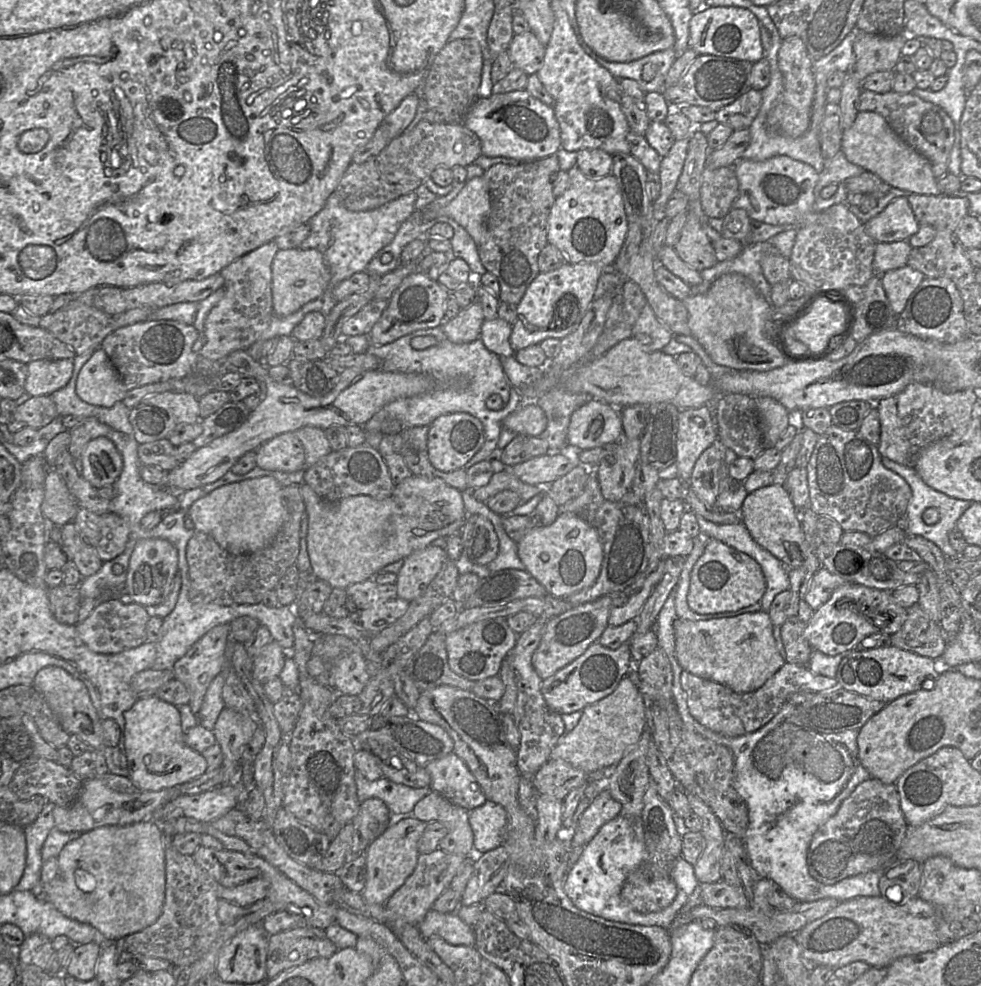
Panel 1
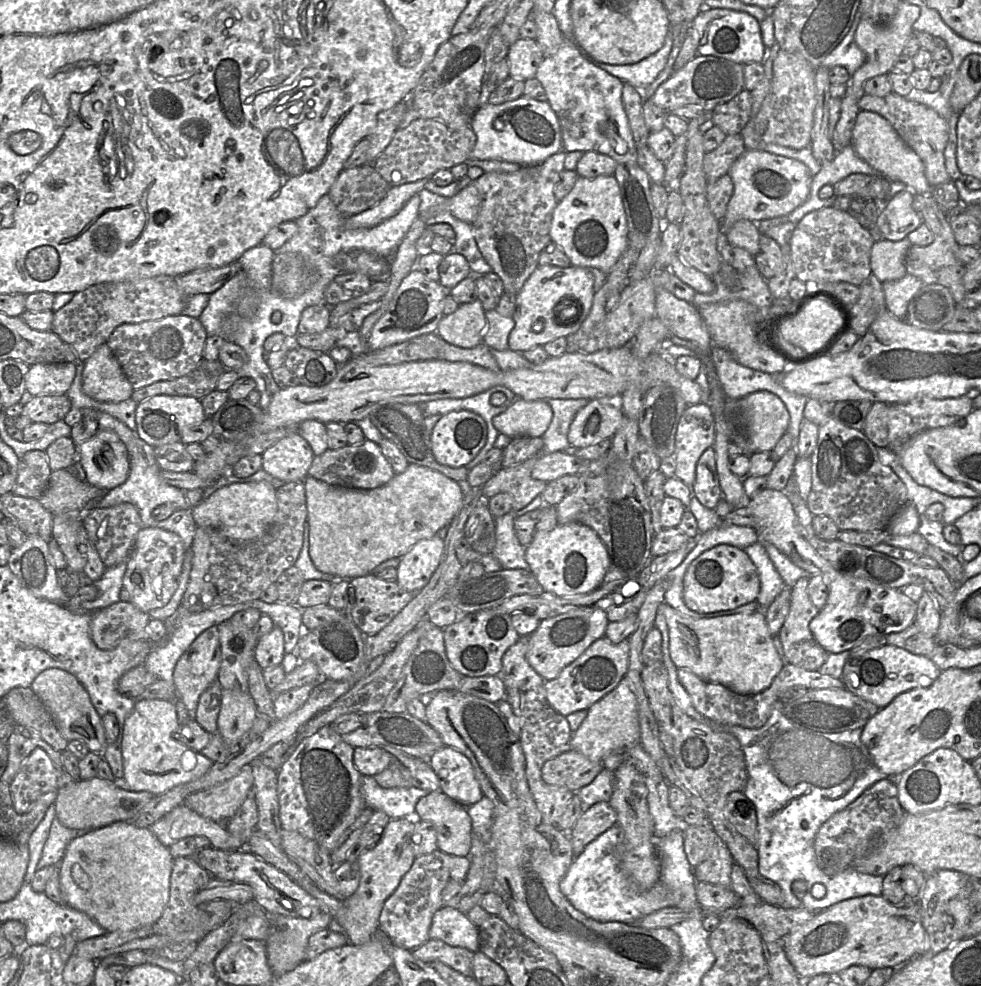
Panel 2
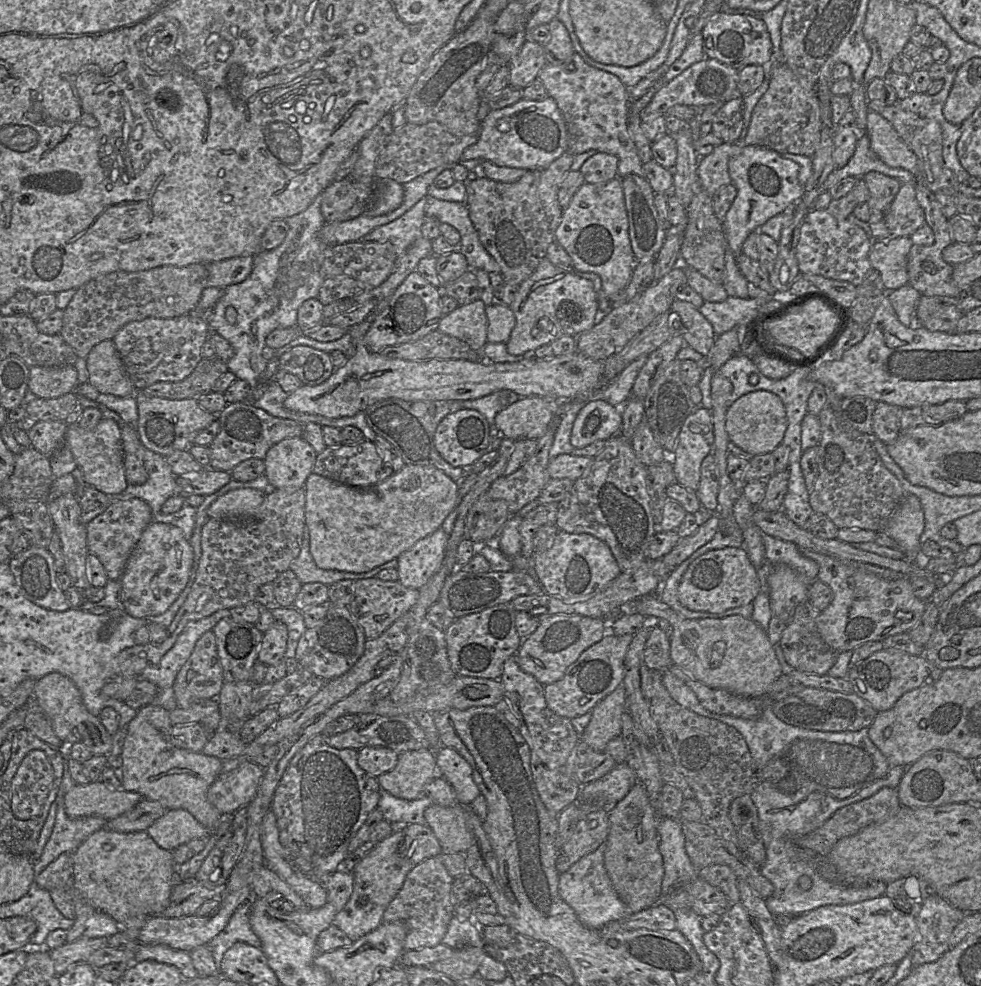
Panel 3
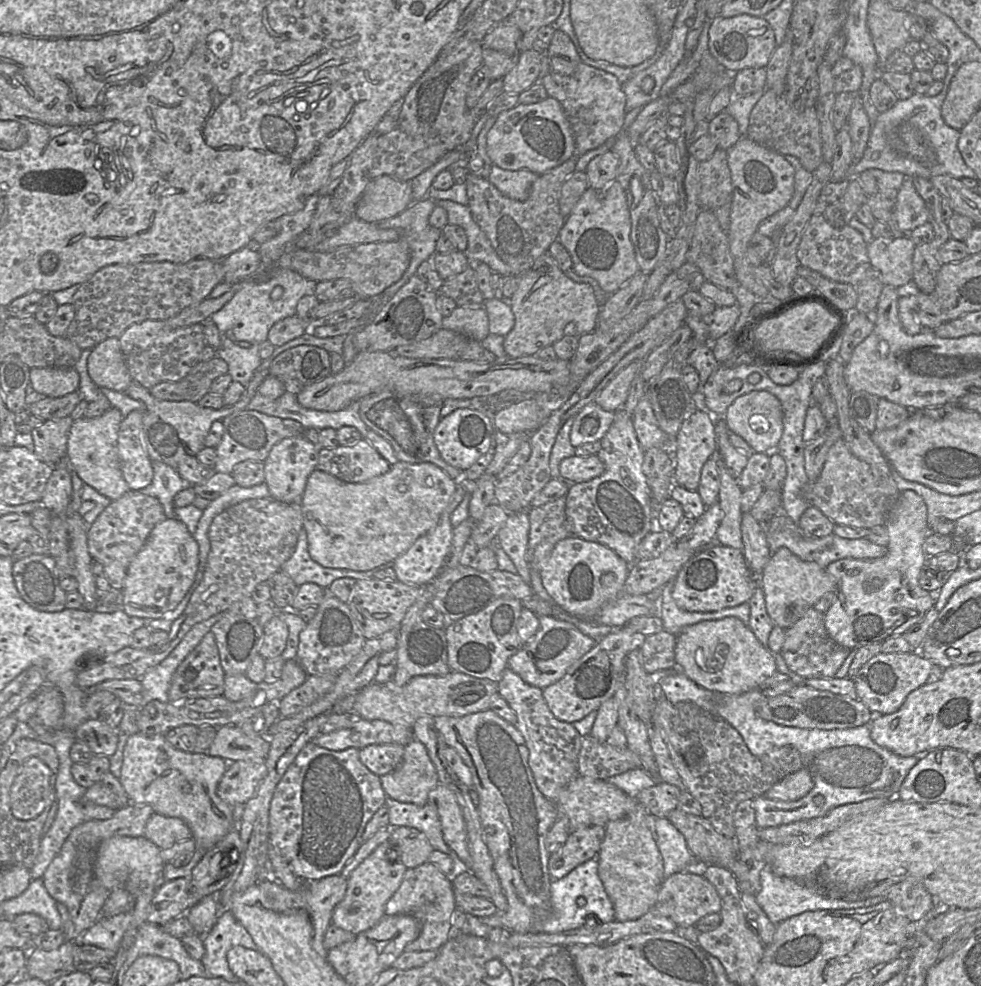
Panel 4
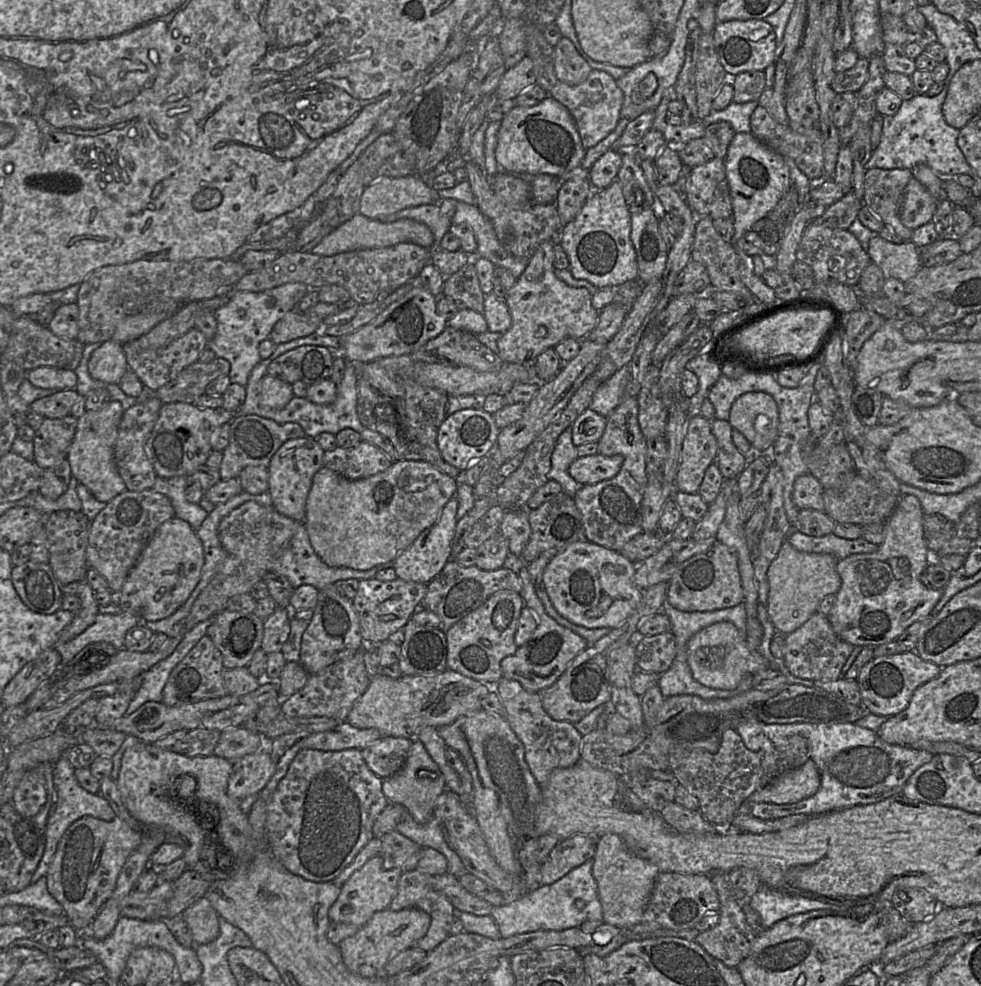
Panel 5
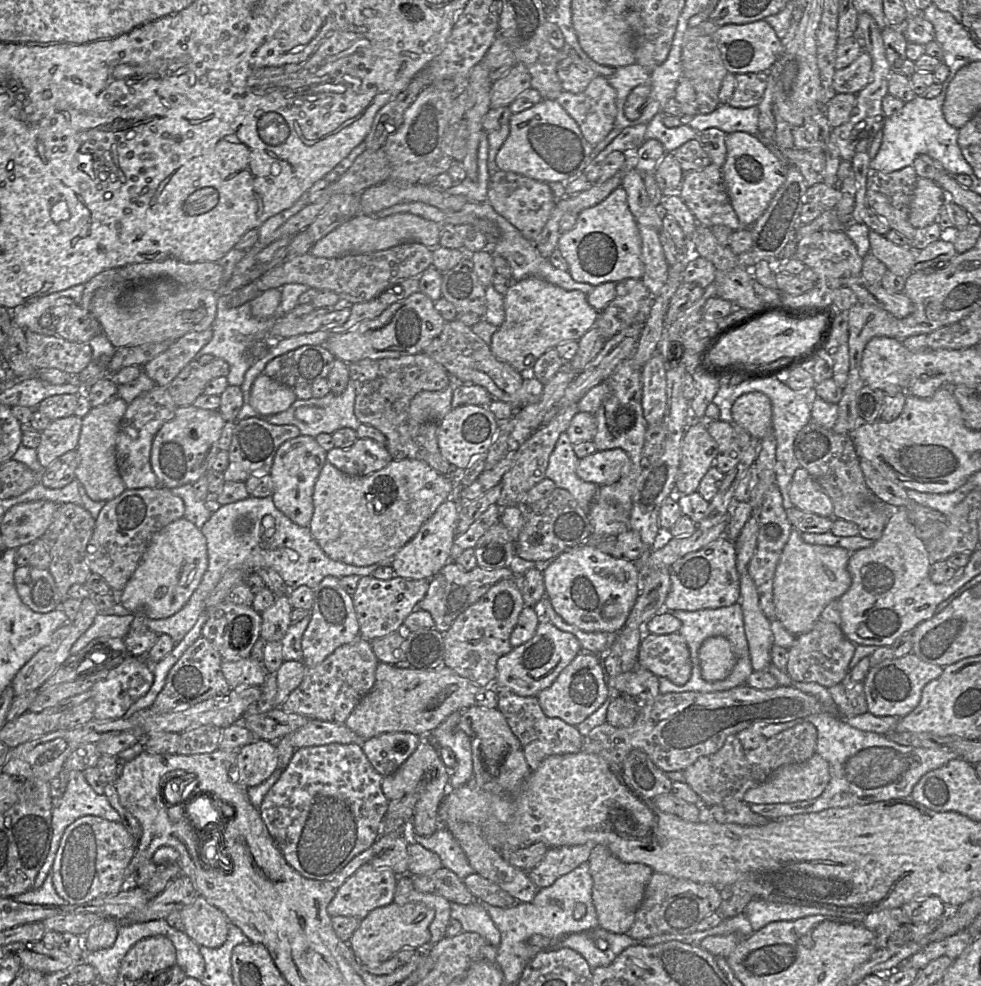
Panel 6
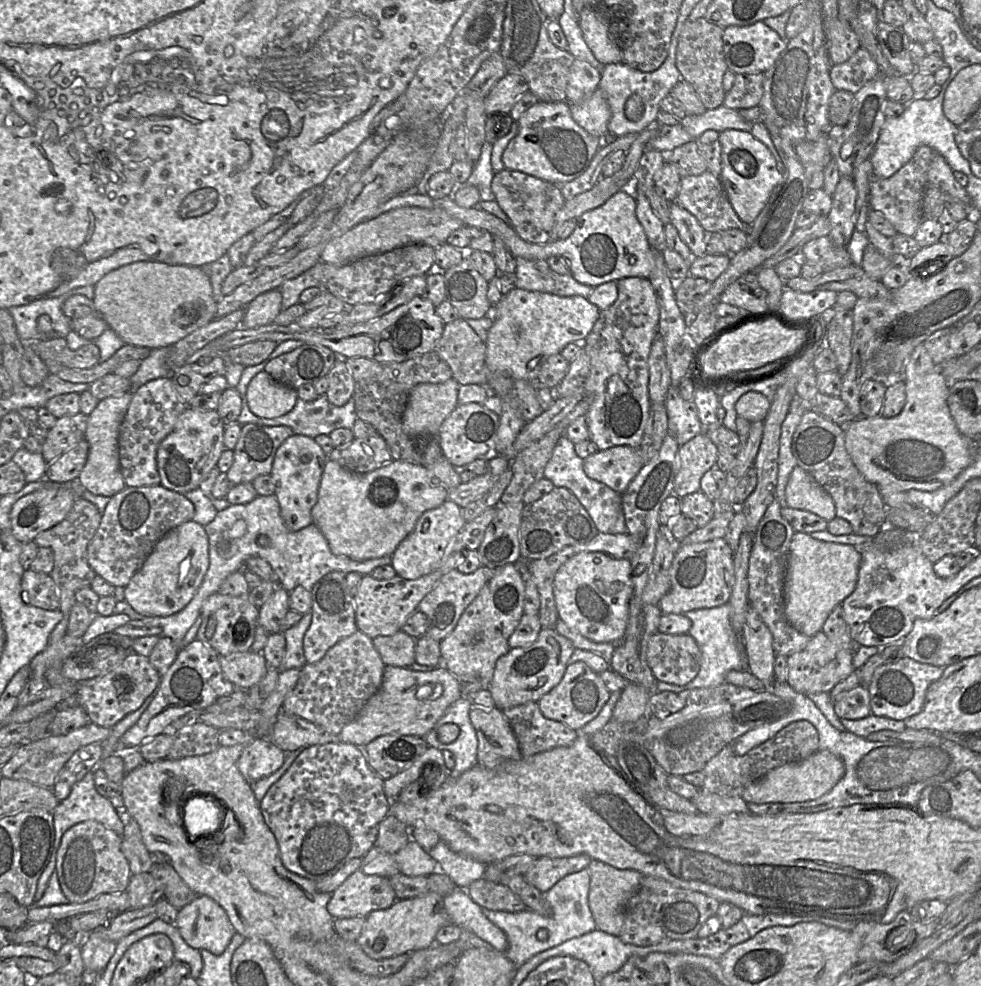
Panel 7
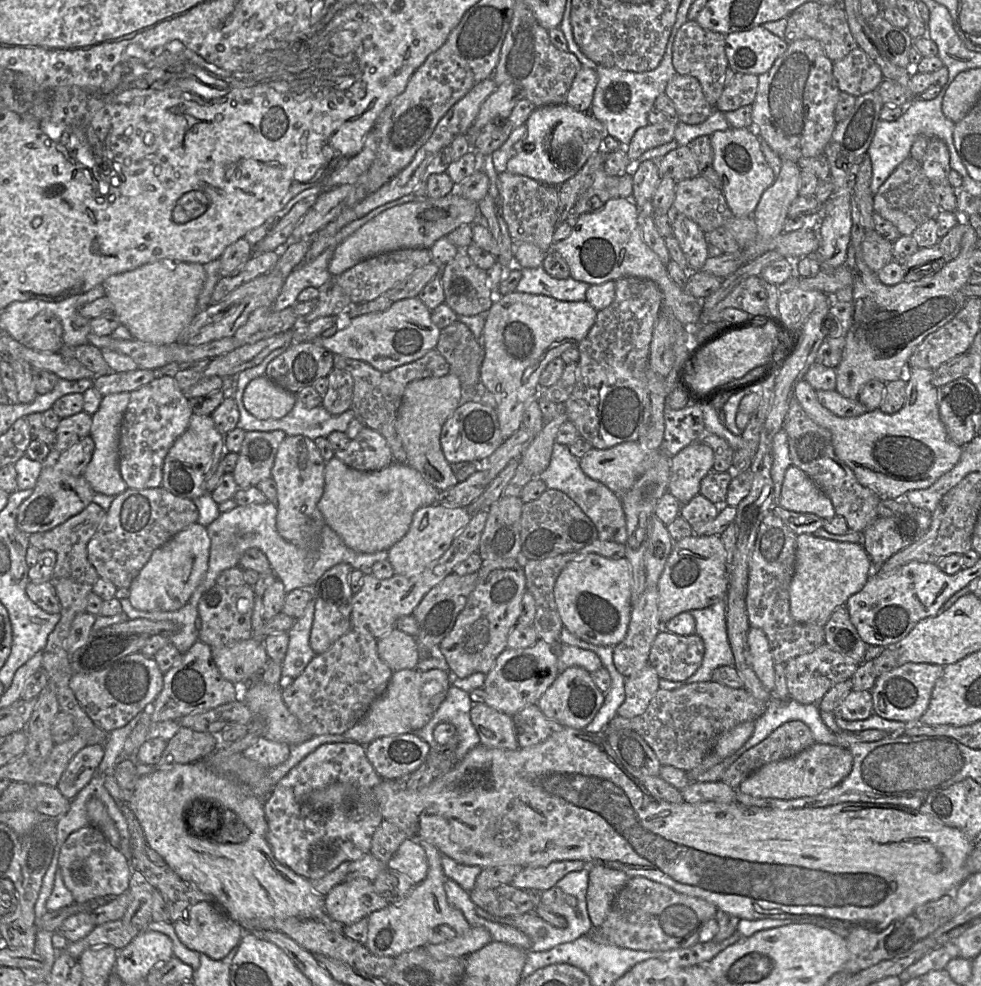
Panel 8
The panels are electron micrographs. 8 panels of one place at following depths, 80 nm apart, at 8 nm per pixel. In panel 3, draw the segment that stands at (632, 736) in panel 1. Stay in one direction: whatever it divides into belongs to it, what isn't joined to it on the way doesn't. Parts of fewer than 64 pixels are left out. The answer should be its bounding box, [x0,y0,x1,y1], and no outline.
[580,685,626,751]

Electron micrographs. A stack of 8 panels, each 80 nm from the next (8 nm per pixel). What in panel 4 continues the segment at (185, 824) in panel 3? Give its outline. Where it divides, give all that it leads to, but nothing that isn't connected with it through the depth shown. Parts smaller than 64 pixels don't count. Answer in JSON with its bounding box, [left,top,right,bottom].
[144,813,193,850]

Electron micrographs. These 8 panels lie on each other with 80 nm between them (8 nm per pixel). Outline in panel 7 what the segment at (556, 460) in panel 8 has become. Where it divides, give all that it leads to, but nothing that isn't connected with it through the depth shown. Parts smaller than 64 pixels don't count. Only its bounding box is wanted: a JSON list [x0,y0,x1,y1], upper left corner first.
[544,434,627,534]

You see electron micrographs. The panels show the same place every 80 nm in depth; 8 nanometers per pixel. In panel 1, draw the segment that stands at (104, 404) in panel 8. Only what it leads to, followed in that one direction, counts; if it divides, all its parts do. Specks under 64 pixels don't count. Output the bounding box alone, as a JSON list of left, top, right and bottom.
[80,436,123,489]

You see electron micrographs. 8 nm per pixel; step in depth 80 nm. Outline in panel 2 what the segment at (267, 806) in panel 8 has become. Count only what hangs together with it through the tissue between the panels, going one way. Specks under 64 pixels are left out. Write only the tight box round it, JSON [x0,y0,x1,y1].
[278,726,367,853]

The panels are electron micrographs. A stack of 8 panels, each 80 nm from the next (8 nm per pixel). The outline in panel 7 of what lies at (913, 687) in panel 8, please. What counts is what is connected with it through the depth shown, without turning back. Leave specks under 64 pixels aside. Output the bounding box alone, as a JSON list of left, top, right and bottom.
[869,657,945,720]

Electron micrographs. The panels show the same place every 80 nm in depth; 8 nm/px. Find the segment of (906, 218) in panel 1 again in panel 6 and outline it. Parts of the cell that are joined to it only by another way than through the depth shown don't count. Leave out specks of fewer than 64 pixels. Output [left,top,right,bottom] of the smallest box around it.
[910,177,949,229]

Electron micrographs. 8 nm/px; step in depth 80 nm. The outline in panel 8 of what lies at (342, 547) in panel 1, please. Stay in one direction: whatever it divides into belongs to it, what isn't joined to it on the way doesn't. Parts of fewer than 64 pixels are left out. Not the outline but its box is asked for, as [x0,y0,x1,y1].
[317,456,440,554]

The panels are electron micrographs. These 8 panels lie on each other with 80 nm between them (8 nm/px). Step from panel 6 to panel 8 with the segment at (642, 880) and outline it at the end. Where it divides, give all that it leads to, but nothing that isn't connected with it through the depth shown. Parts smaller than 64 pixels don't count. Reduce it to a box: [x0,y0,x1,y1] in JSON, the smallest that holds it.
[587,864,630,929]

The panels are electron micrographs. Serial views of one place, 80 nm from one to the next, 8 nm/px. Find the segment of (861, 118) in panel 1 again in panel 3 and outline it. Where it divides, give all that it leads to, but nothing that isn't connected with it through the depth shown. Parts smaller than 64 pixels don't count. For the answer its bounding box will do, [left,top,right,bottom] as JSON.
[866,110,919,176]

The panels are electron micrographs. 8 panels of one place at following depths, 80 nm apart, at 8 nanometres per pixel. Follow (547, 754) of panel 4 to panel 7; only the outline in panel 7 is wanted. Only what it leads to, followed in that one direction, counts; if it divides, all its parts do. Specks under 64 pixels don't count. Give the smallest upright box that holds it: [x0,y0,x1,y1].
[502,701,578,757]

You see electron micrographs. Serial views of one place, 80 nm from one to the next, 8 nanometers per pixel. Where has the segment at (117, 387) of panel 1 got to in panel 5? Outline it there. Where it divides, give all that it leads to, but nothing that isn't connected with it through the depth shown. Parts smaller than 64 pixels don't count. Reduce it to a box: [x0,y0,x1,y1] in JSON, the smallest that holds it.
[88,339,128,384]

